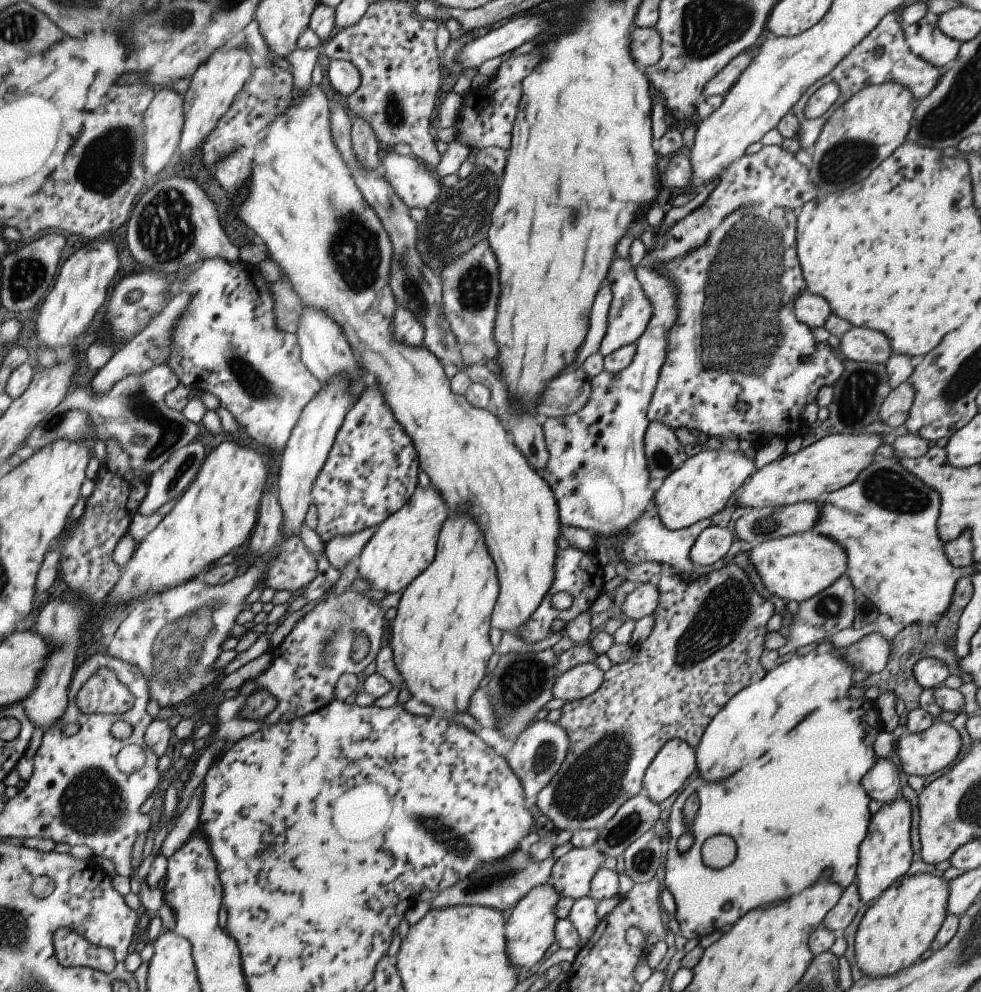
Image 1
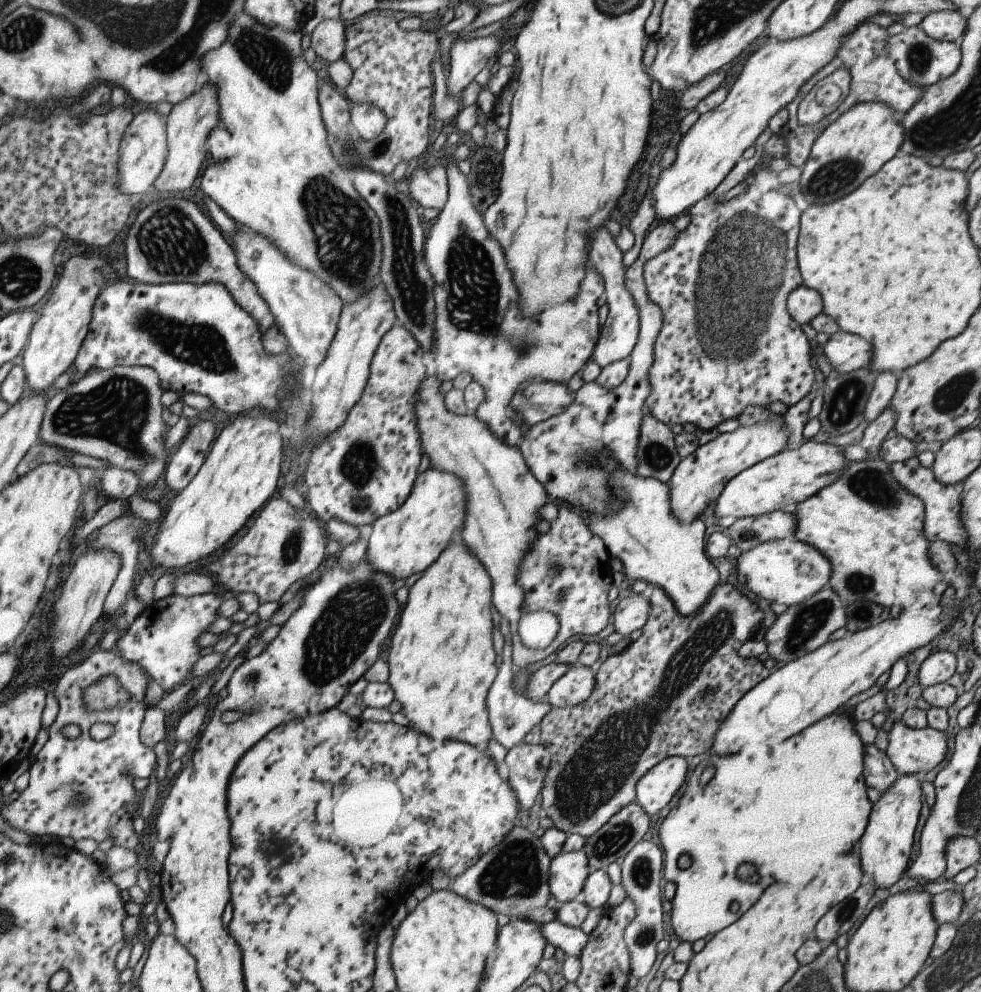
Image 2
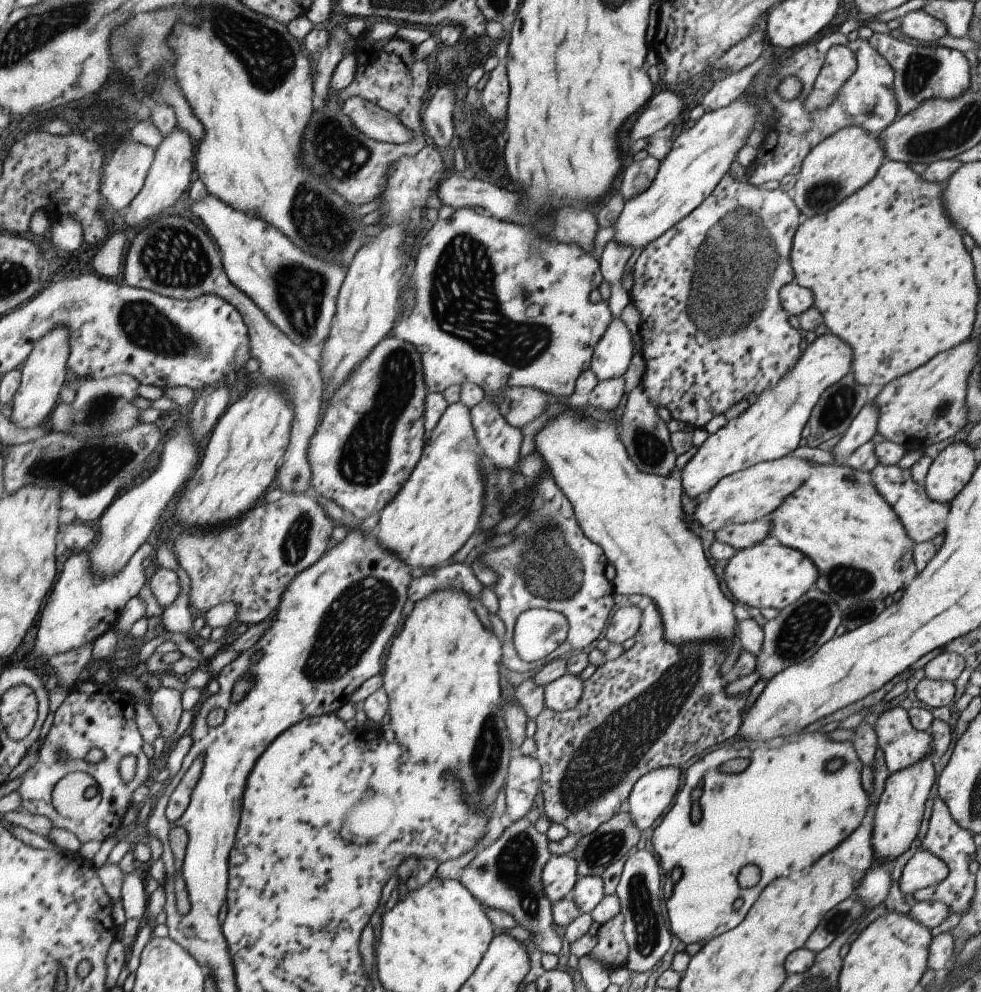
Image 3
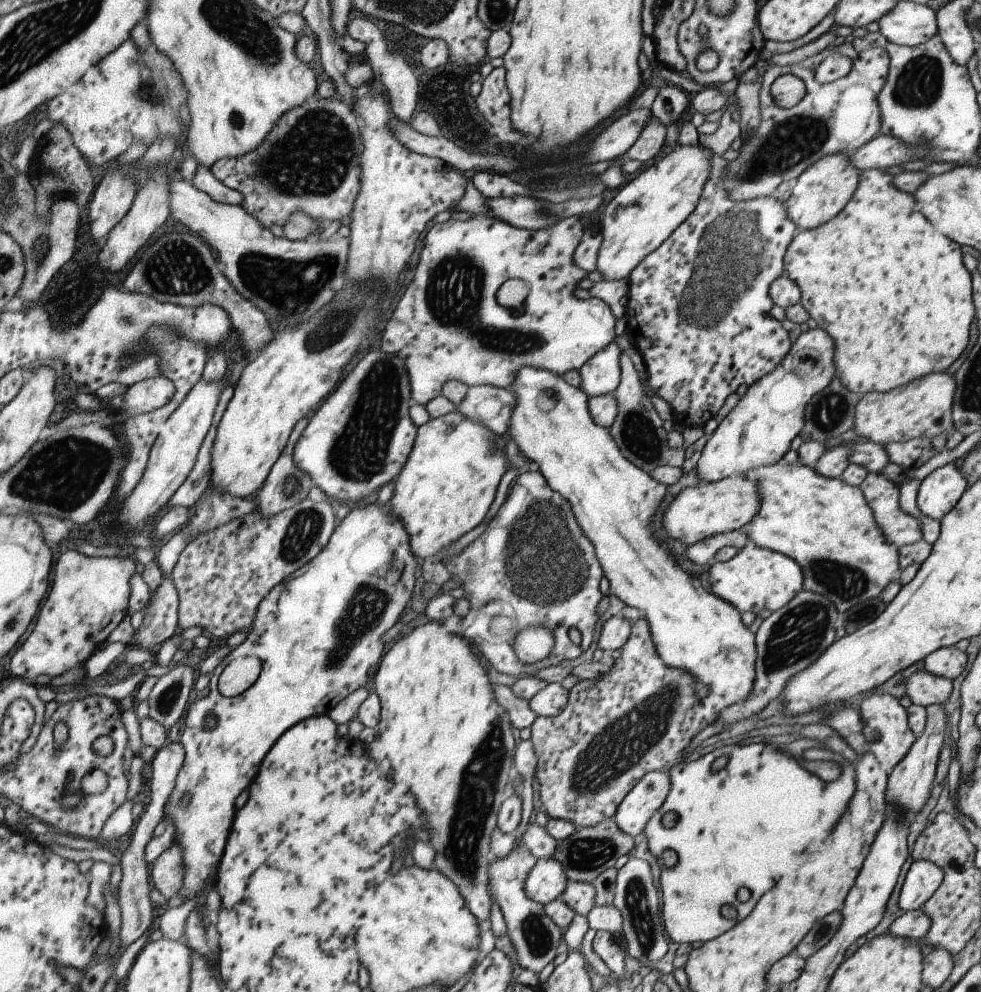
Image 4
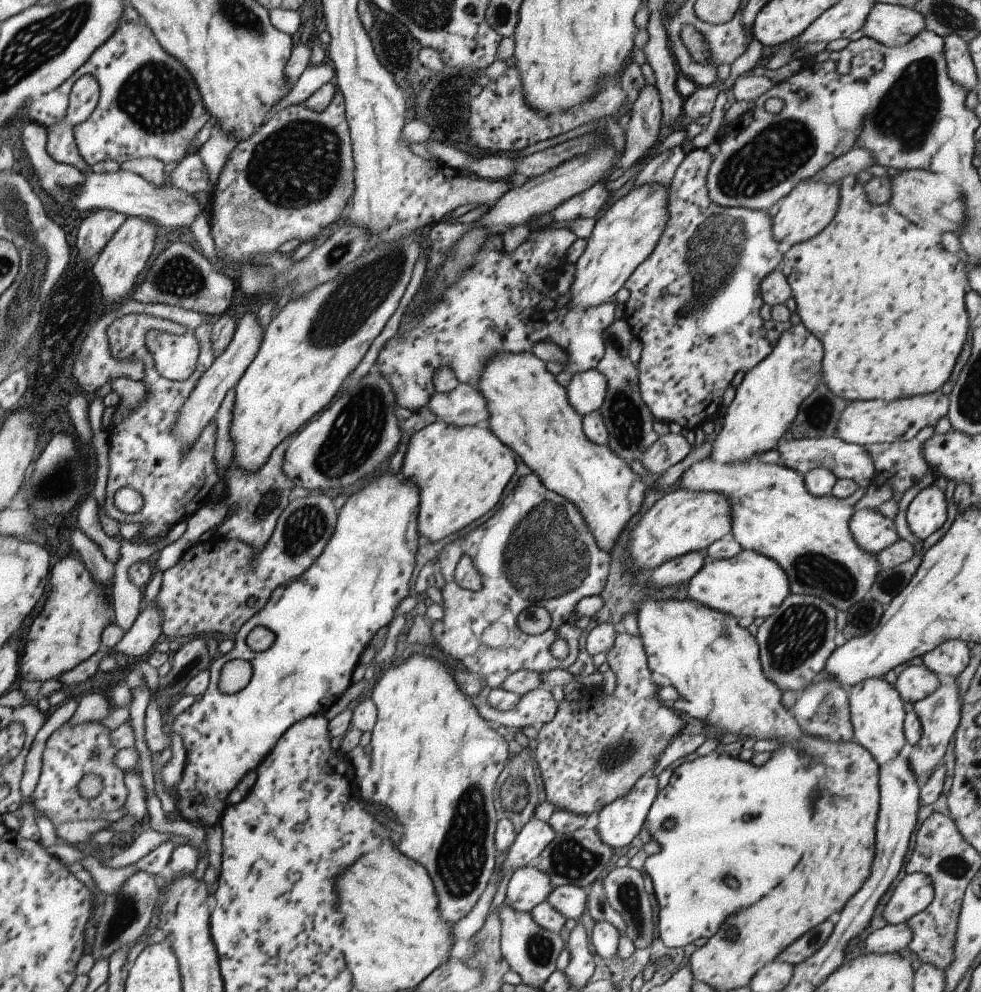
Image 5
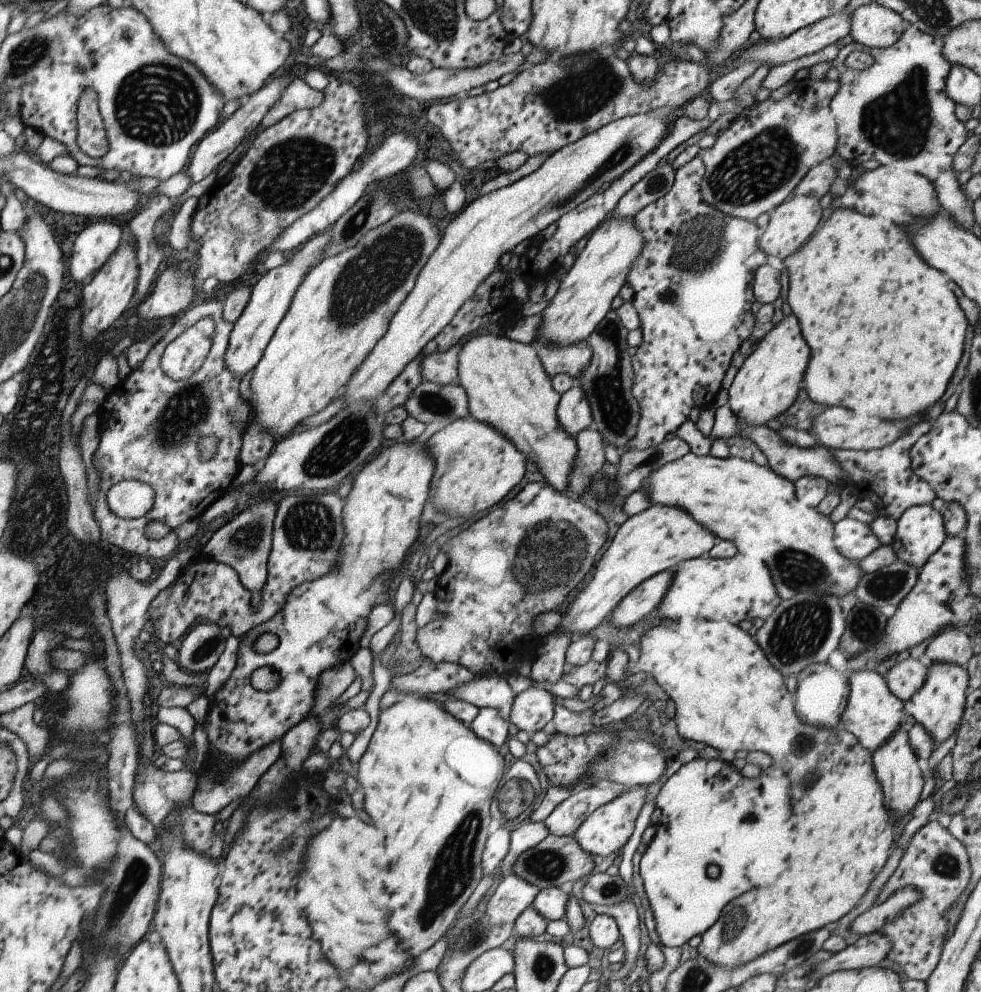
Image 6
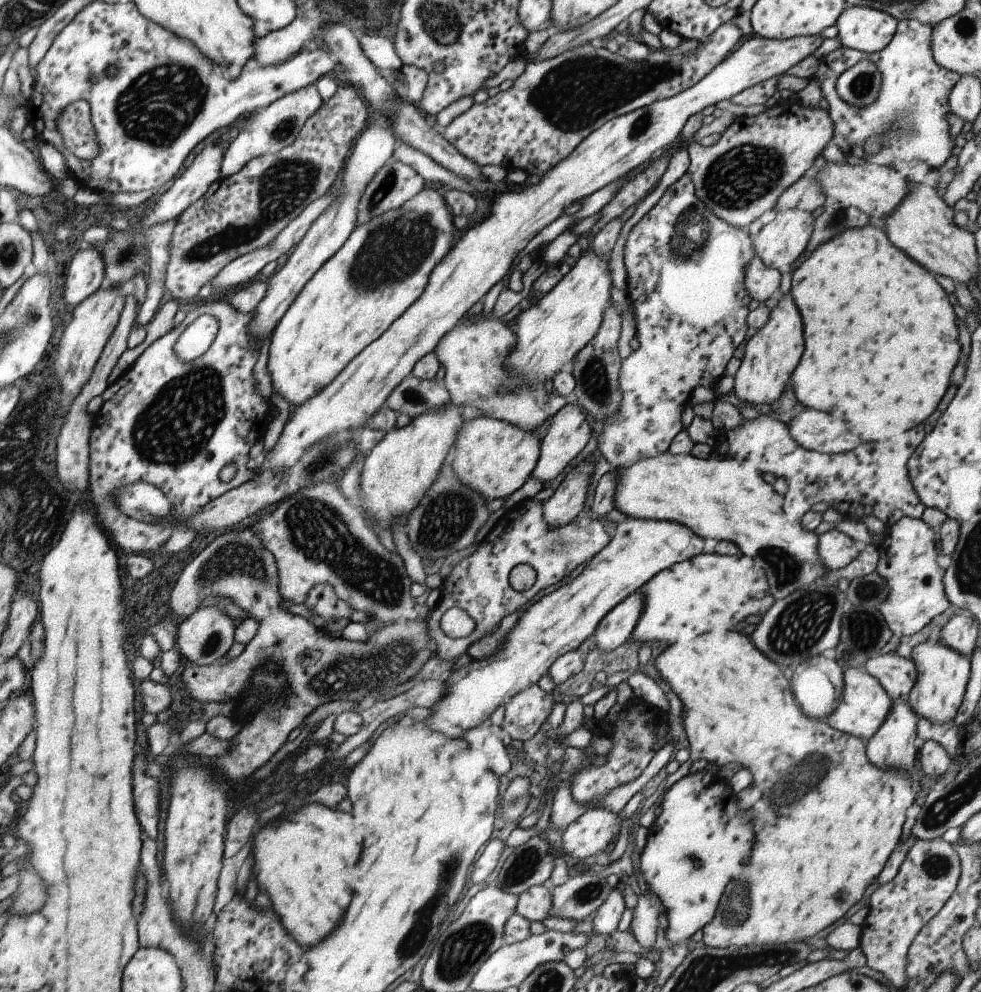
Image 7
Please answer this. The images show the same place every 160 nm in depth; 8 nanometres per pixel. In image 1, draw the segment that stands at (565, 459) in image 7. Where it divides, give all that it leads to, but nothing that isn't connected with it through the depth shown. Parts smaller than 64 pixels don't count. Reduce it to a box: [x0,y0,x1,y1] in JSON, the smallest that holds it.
[598,256,652,357]

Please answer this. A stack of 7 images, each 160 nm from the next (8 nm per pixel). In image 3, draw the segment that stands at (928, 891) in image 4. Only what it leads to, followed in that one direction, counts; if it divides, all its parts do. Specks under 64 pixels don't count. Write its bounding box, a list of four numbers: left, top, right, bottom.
[899,850,948,894]

